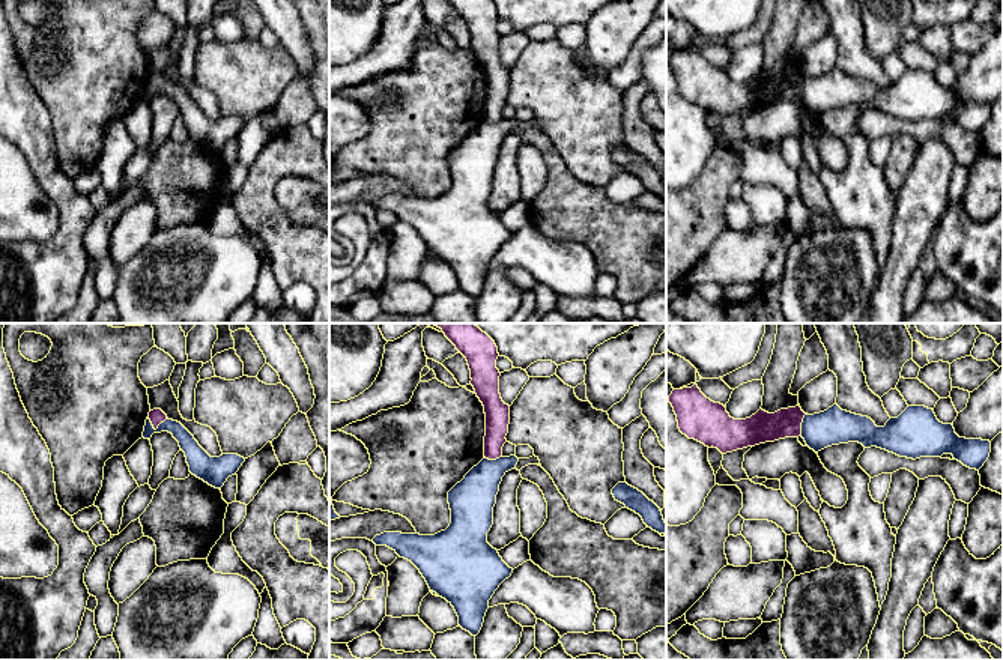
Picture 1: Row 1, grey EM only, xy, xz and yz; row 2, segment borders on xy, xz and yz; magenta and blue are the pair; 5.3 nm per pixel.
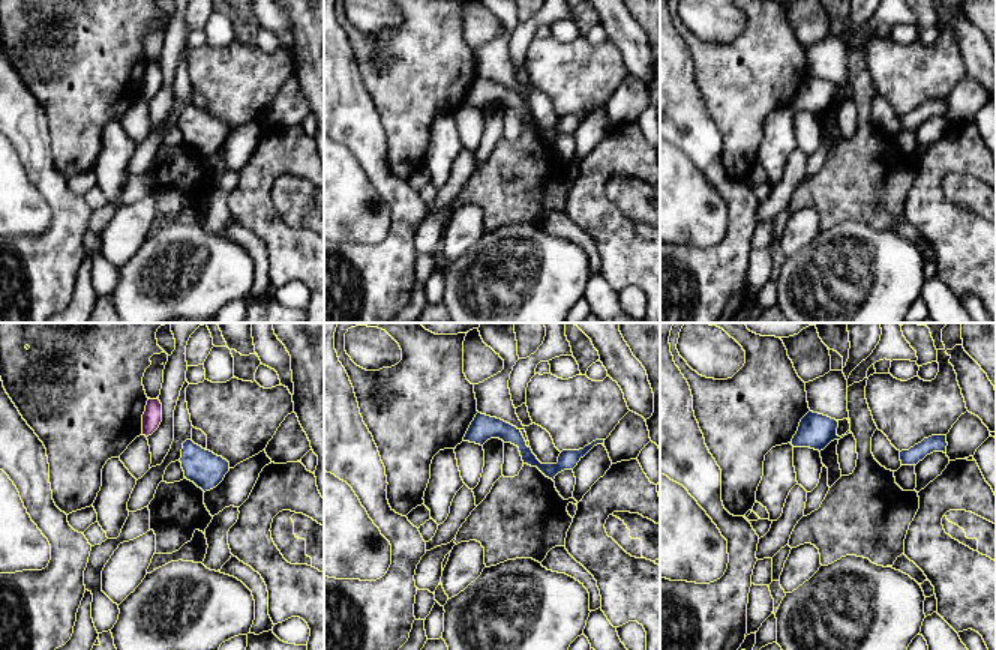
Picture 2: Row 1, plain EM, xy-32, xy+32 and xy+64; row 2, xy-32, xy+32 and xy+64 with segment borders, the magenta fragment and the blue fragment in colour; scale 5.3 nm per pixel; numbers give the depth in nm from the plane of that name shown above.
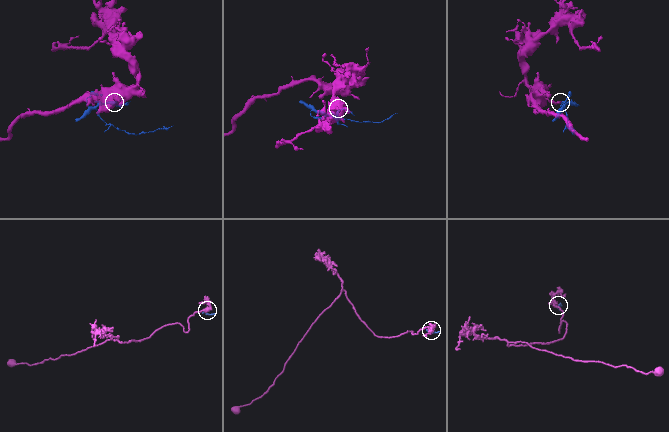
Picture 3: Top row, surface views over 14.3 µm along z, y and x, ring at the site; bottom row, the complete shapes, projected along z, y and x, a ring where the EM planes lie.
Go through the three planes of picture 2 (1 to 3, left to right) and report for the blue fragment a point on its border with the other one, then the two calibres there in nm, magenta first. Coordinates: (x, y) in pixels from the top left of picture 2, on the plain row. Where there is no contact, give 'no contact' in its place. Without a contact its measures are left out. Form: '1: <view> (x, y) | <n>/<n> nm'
1: no contact
2: no contact
3: no contact

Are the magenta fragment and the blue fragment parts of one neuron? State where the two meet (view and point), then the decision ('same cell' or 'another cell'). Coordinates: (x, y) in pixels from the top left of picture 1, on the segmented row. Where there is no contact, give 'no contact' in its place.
contact xy (155, 429); another cell

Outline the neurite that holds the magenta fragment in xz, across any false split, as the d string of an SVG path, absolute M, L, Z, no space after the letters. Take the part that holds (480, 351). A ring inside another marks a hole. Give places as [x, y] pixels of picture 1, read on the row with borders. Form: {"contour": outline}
{"contour": "M426 323L442 329L445 337L466 358L471 370L471 385L484 406L486 436L484 457L496 460L502 457L510 424L510 406L499 394L499 356L495 341L474 323Z"}

